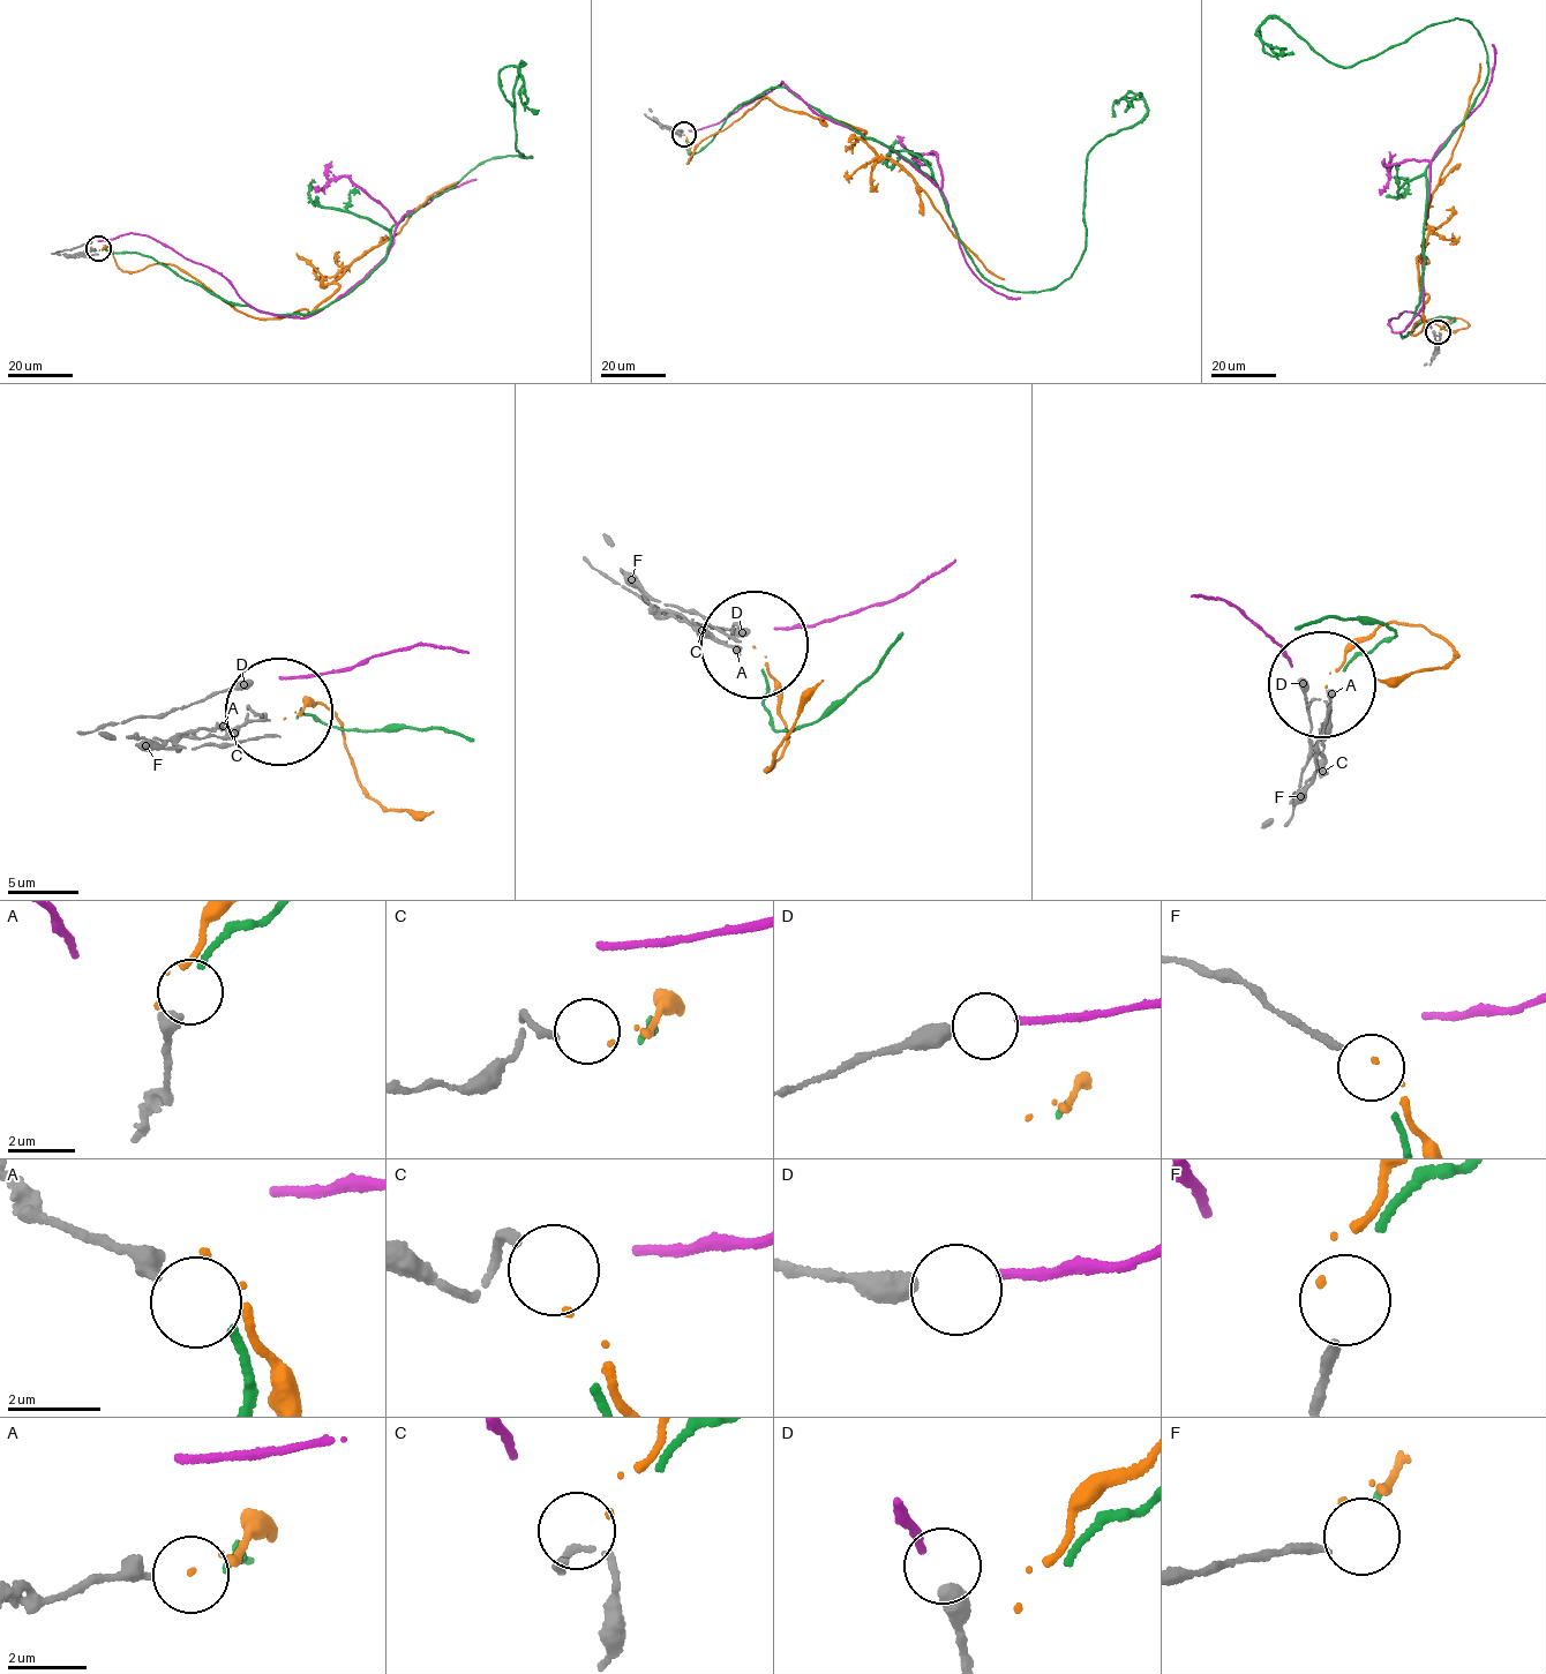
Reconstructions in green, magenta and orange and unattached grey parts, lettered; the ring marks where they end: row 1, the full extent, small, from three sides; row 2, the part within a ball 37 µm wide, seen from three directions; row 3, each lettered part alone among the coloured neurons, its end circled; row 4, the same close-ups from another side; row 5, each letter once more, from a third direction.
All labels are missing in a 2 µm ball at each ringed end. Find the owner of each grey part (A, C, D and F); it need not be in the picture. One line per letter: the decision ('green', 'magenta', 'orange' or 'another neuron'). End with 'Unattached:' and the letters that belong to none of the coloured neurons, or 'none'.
A: green
C: orange
D: magenta
F: another neuron
Unattached: F

